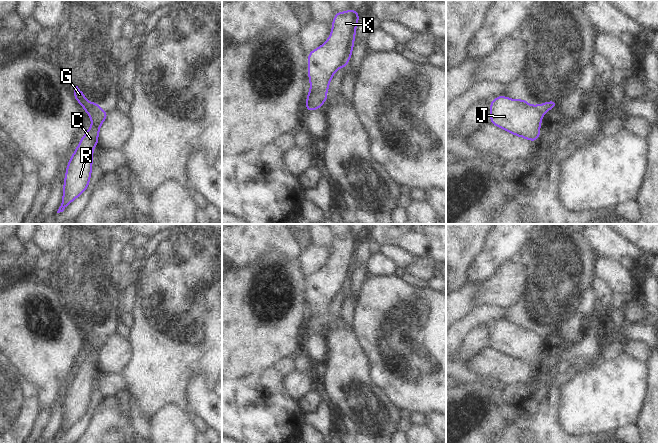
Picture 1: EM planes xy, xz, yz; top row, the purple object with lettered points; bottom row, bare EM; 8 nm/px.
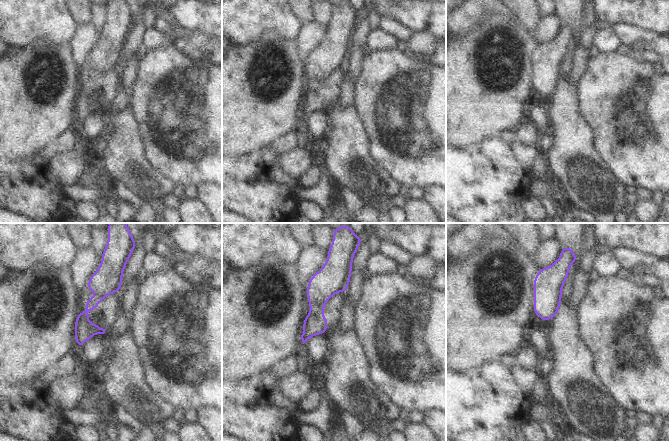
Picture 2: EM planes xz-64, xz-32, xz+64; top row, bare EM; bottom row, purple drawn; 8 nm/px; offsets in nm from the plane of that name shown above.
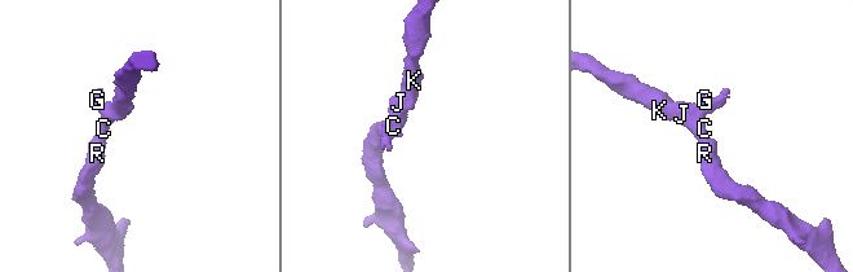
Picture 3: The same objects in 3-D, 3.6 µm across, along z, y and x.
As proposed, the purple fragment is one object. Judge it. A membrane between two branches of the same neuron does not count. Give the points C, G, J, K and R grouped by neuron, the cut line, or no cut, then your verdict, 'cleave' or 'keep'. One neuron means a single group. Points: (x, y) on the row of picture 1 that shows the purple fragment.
C J K R / G | xz (310, 88), (325, 95) | cleave

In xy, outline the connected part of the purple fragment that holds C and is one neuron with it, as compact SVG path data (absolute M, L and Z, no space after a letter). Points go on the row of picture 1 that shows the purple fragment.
M99 108L89 114L92 126L86 131L85 136L80 138L78 147L75 149L66 167L64 178L62 204L57 213L78 198L89 186L92 173L93 150L98 146L98 135L101 125L108 117L108 112Z

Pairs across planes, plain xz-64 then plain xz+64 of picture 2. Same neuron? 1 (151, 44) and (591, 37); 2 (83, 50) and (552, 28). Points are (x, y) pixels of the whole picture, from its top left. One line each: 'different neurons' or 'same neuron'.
1: different neurons
2: same neuron

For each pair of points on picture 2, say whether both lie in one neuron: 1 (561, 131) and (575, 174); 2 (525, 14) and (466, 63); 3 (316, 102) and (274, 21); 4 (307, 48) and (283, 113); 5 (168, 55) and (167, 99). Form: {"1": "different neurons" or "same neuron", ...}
{"1": "same neuron", "2": "different neurons", "3": "different neurons", "4": "different neurons", "5": "same neuron"}

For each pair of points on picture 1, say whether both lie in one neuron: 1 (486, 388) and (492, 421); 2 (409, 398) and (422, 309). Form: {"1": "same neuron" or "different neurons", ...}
{"1": "same neuron", "2": "same neuron"}

